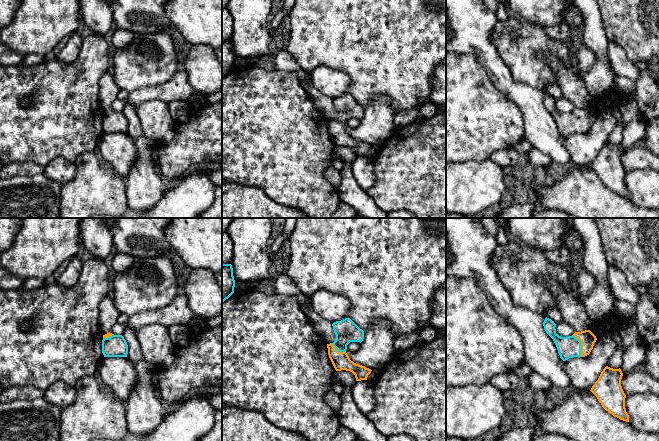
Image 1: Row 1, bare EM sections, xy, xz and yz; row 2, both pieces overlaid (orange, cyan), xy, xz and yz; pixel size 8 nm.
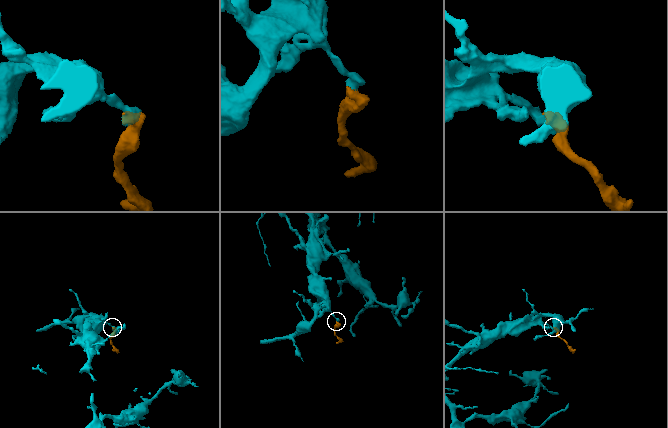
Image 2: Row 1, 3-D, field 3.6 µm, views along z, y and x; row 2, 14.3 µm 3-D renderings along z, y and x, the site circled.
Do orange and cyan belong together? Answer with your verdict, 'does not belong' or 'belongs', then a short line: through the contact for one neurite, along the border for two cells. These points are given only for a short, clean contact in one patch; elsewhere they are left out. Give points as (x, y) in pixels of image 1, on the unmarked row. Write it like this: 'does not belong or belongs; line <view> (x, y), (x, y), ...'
belongs; line yz (587, 114), (581, 121), (568, 123)

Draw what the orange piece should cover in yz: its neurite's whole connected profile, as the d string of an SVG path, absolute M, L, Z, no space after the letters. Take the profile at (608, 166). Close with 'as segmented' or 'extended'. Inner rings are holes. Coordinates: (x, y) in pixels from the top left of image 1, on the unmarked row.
M606 142L590 167L606 187L620 196L629 198L625 184L626 171L621 162L622 152L620 144L613 145Z | as segmented

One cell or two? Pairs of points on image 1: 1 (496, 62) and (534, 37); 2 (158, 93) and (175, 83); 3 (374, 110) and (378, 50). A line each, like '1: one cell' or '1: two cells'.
1: two cells
2: one cell
3: two cells

